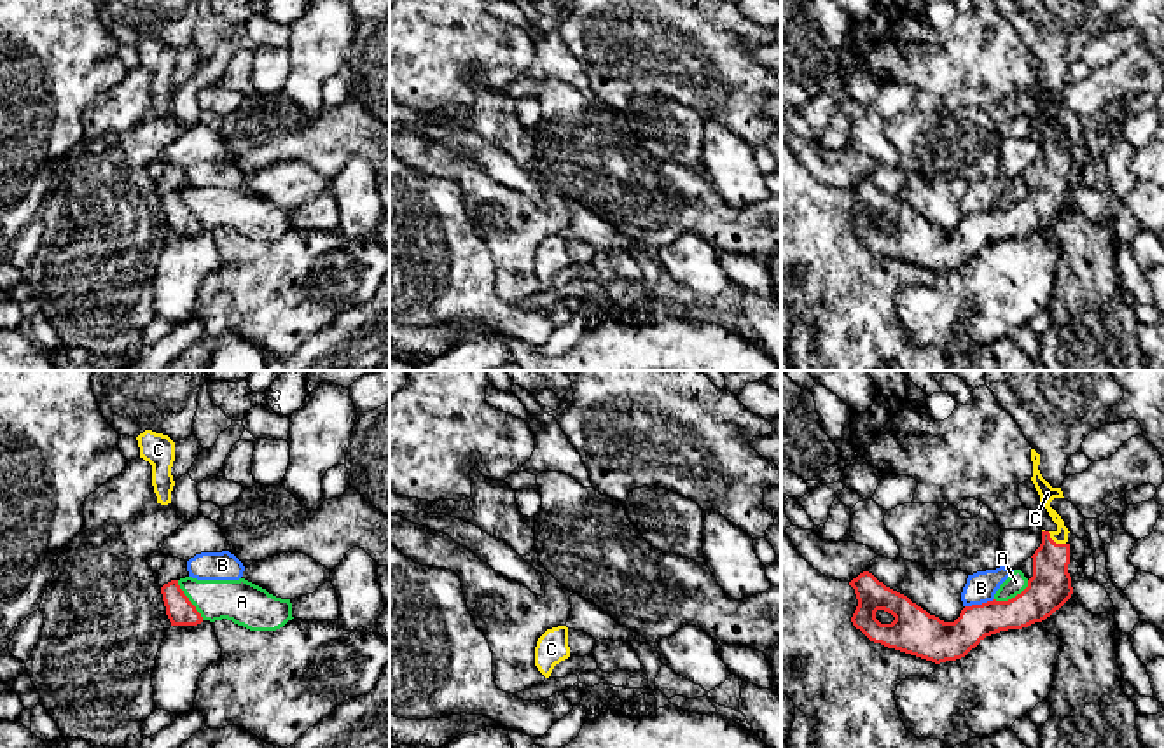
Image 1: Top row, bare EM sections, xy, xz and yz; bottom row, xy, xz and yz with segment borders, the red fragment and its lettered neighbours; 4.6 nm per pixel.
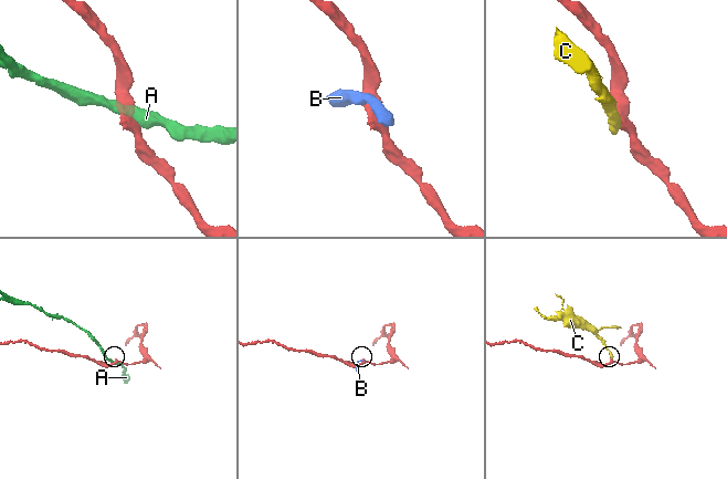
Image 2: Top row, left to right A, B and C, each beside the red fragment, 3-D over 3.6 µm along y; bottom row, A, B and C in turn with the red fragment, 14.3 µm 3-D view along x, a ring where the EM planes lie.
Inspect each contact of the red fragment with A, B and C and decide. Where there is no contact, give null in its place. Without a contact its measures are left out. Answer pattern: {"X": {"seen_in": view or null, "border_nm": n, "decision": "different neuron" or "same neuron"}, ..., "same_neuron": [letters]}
{"A": {"seen_in": "xy", "border_nm": 220, "decision": "different neuron"}, "B": {"seen_in": "yz", "border_nm": 140, "decision": "different neuron"}, "C": {"seen_in": "yz", "border_nm": 110, "decision": "same neuron"}, "same_neuron": ["C"]}

